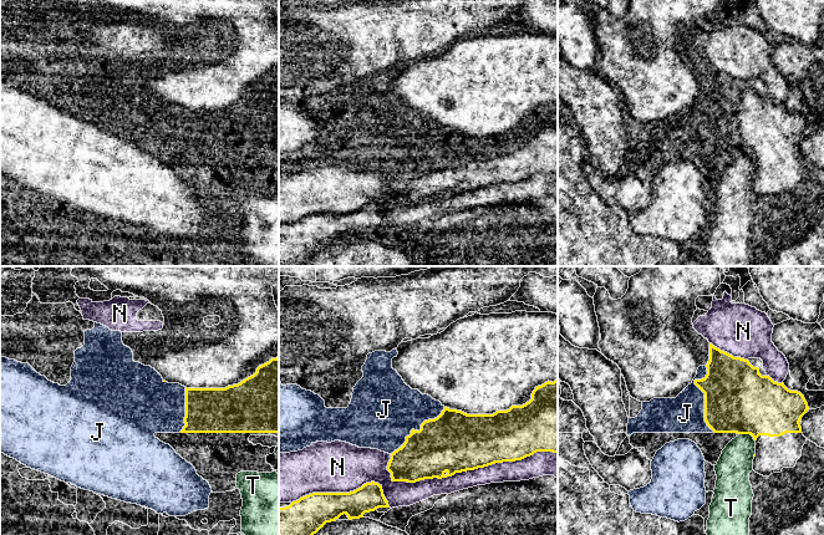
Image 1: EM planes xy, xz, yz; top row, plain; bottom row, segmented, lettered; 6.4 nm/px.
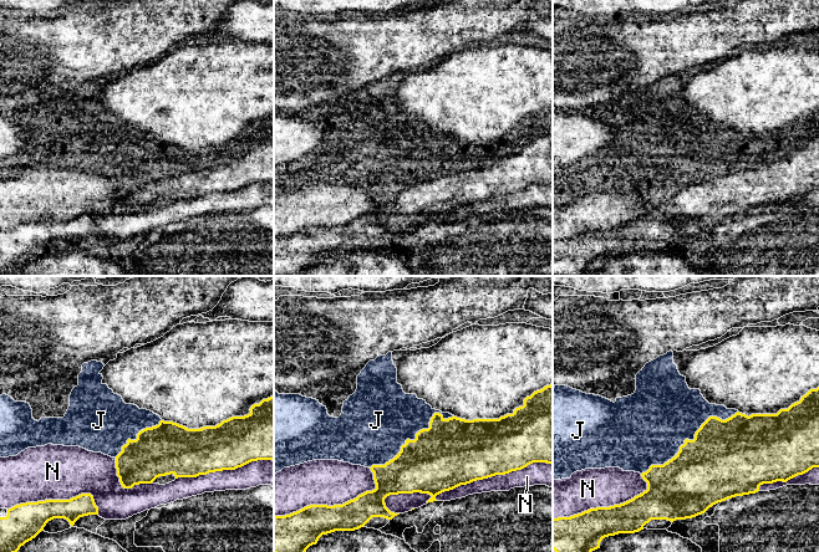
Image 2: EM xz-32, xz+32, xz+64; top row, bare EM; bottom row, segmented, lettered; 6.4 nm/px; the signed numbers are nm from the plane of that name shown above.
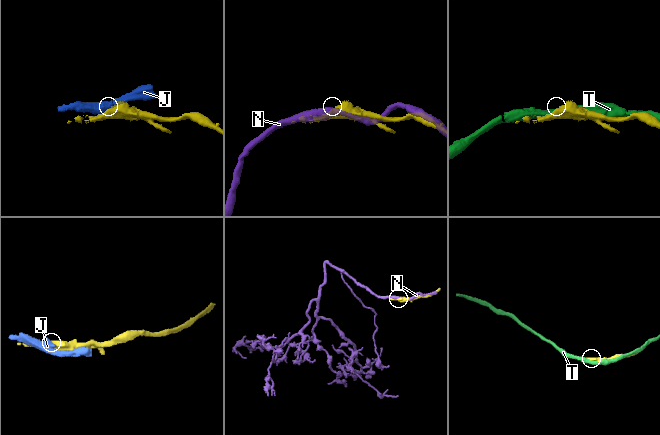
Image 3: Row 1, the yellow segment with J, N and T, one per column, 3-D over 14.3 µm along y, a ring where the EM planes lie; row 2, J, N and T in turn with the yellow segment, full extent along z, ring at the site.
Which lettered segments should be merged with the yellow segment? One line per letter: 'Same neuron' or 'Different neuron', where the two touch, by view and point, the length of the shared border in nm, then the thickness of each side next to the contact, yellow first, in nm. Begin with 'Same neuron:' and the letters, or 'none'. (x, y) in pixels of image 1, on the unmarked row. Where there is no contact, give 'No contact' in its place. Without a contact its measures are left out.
Same neuron: none
J: Different neuron. Touches yellow at yz (705, 117). Shared border 420 nm. Thickness 440 nm (yellow) against 240 nm
N: Different neuron. Touches yellow at xz (469, 190). Shared border 1100 nm. Thickness 400 nm (yellow) against 130 nm
T: Different neuron. Touches yellow at yz (748, 154). Shared border 120 nm. Thickness 440 nm (yellow) against 220 nm

